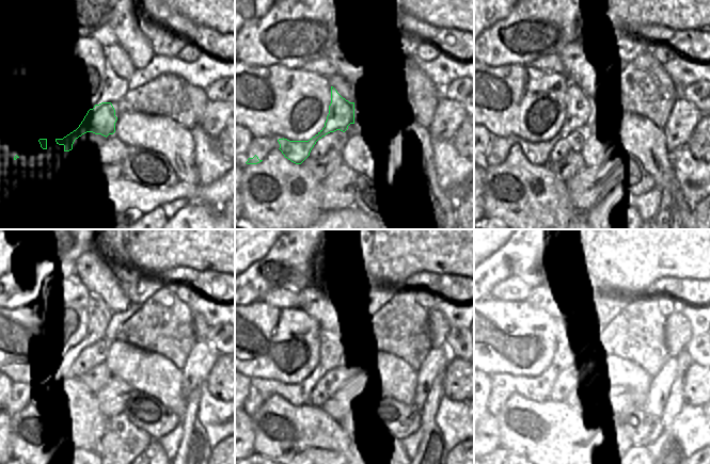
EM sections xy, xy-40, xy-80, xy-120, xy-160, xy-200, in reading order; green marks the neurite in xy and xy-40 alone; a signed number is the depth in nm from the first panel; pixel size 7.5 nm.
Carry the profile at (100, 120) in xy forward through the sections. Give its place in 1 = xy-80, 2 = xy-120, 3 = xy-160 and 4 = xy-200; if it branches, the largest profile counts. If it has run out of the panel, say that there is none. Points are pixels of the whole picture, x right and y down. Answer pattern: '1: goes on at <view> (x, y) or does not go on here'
1: goes on at xy-80 (579, 109)
2: goes on at xy-120 (95, 350)
3: goes on at xy-160 (332, 351)
4: goes on at xy-200 (538, 388)

